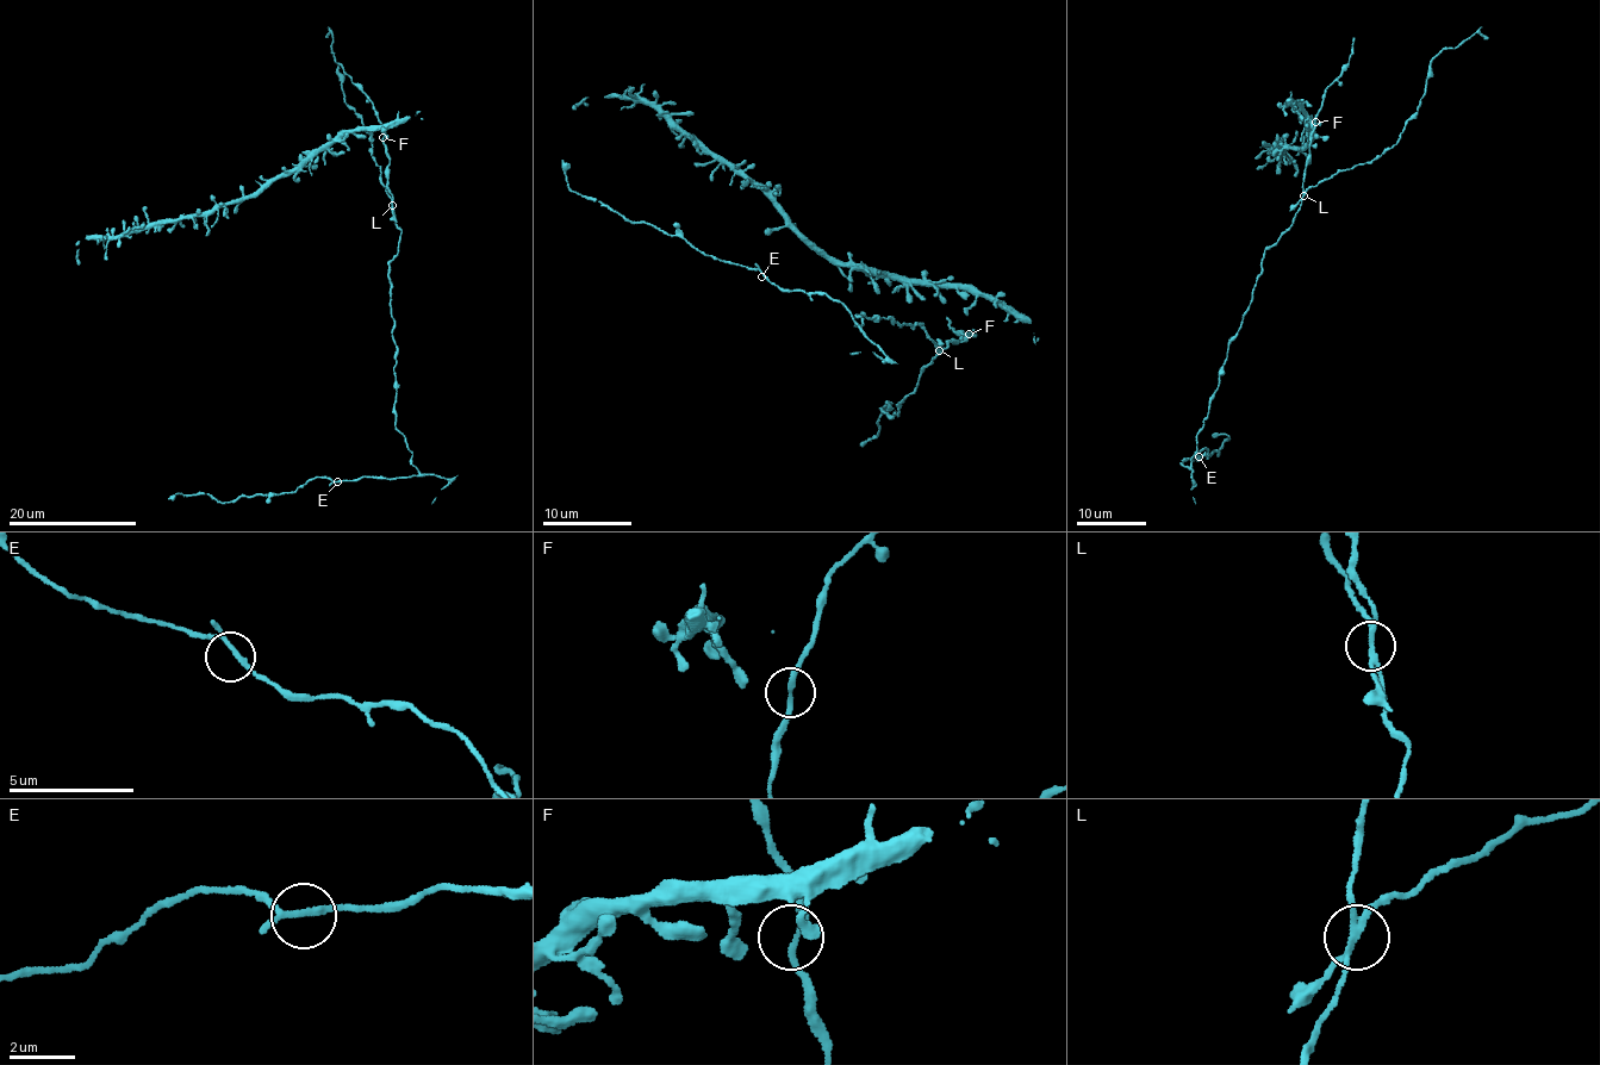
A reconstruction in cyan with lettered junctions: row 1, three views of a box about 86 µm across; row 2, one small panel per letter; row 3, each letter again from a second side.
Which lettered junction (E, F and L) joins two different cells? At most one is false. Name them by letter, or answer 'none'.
L

